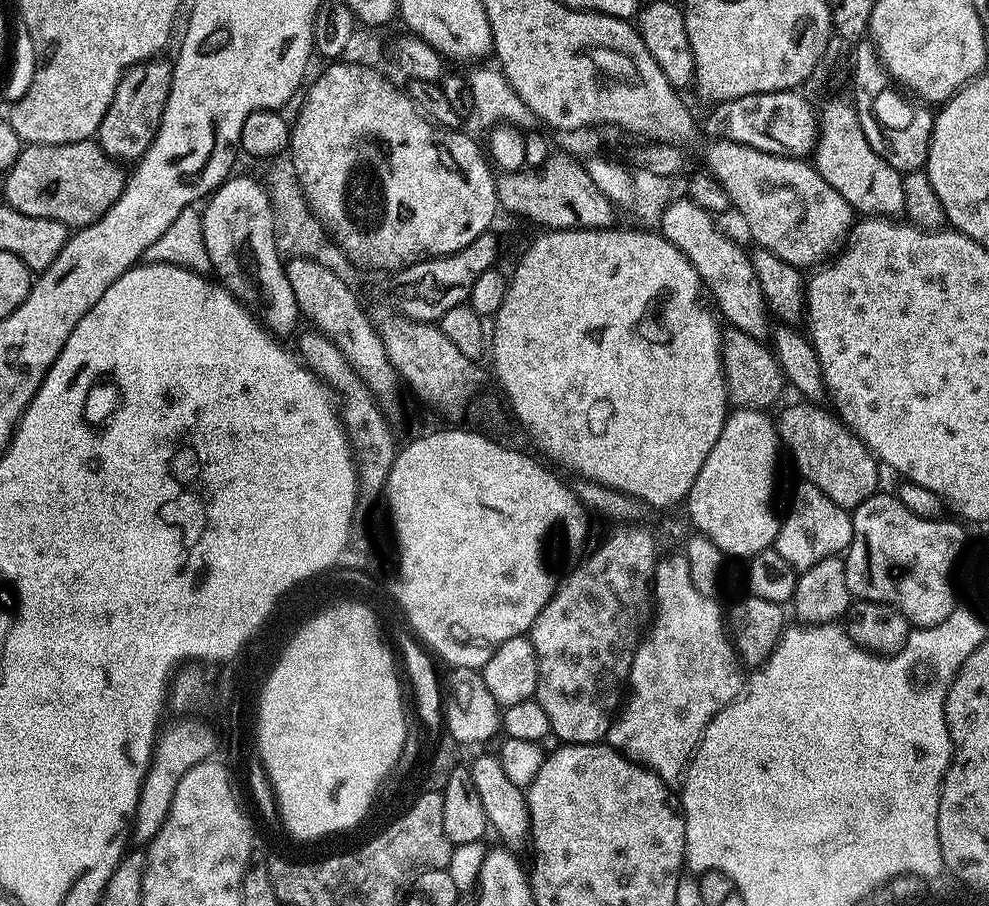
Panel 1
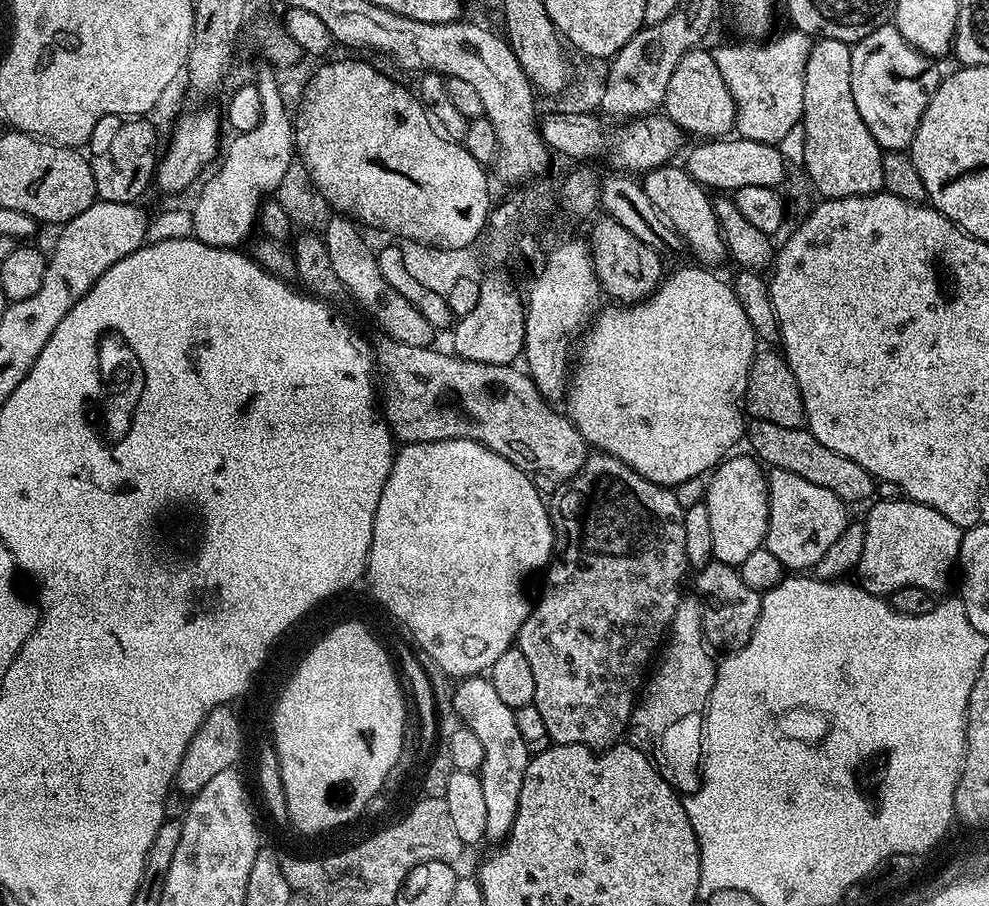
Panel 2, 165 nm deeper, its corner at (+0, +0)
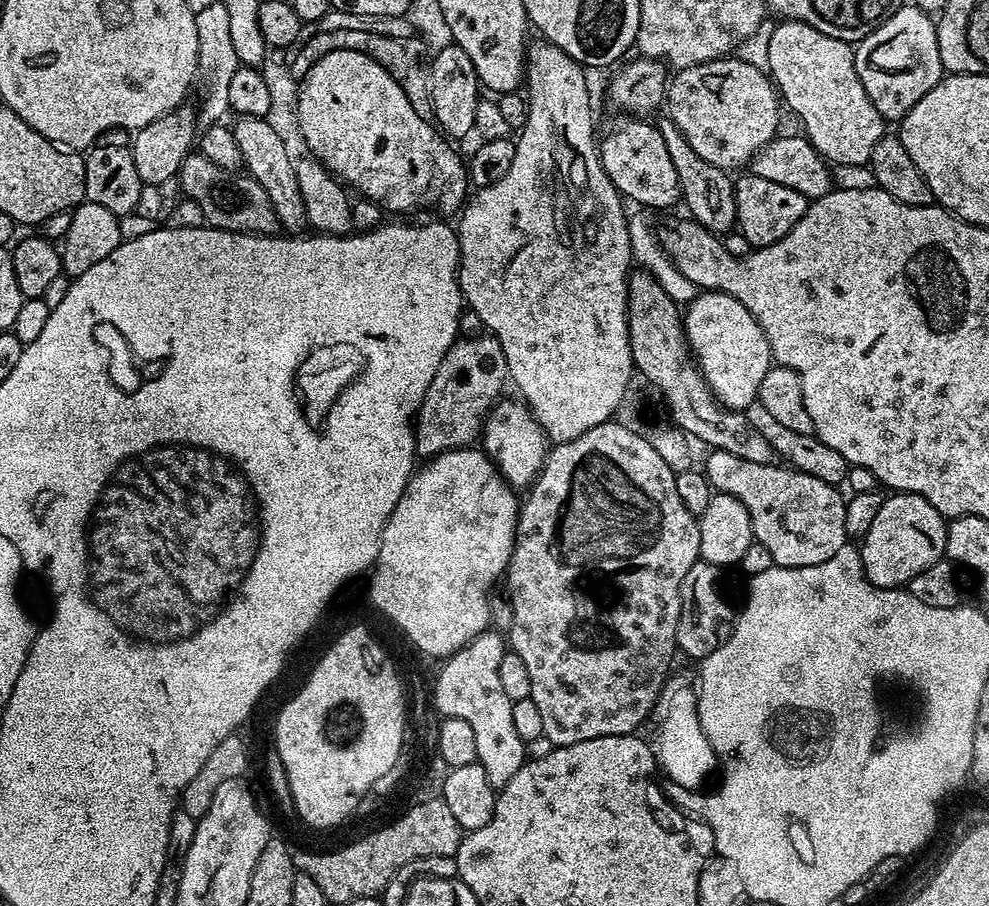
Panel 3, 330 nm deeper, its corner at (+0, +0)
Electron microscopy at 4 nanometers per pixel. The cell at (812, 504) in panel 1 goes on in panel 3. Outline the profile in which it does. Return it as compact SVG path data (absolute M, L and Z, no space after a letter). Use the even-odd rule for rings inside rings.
M729 452L707 453L708 461L702 465L702 471L711 482L717 493L725 496L736 496L746 506L752 523L752 535L755 543L766 546L770 550L773 565L778 568L809 568L818 566L818 562L826 562L826 558L834 558L842 546L849 543L846 530L846 500L839 487L822 482L818 478L810 478L810 474L797 472L795 468L781 466L779 463L763 464L762 462L746 462L746 458L734 458Z

